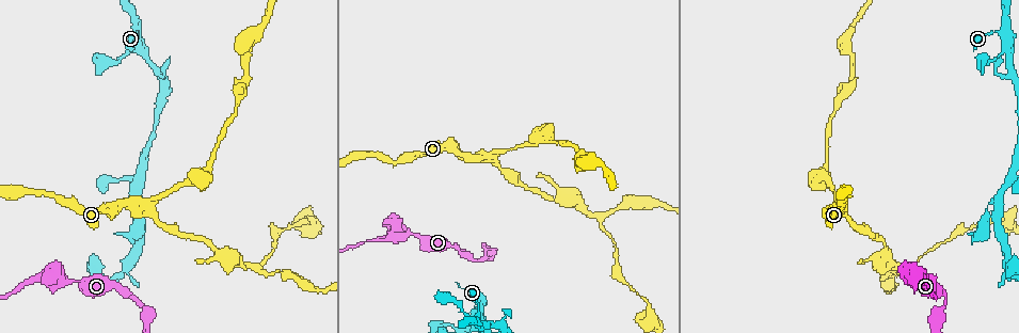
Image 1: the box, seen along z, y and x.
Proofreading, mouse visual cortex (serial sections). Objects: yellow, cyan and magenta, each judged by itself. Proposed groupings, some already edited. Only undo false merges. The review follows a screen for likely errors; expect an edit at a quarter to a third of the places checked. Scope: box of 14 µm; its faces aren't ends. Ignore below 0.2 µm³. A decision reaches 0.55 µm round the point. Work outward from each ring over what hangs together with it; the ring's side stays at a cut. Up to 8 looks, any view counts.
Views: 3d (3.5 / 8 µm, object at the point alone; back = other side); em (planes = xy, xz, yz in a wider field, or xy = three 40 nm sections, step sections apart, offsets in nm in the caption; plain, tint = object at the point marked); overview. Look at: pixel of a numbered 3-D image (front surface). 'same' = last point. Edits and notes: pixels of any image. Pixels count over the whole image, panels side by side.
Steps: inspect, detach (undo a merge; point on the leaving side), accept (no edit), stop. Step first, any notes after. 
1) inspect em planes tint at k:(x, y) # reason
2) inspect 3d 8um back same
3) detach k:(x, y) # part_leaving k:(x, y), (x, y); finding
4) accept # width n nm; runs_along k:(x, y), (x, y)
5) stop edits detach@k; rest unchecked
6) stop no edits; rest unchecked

inspect em planes tint at 1:(62, 284) # arms part here

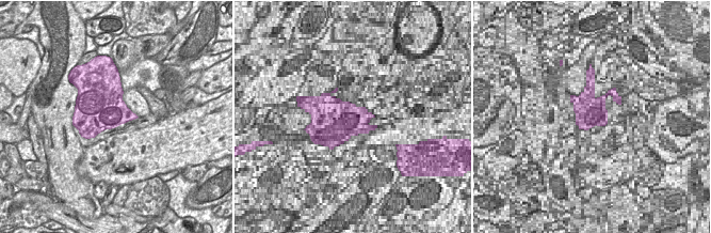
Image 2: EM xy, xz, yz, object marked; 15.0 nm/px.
inspect 3d 3.5um same

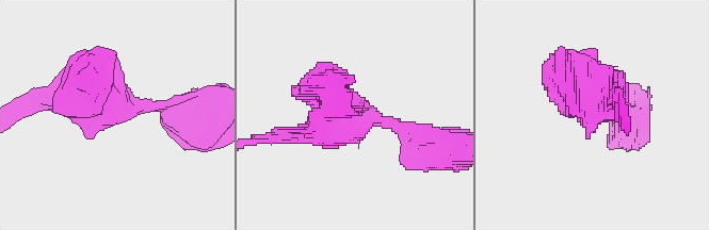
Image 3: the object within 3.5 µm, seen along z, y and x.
accept # one cell here

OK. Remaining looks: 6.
inspect 3d 3.5um at 1:(845, 208) # branch point

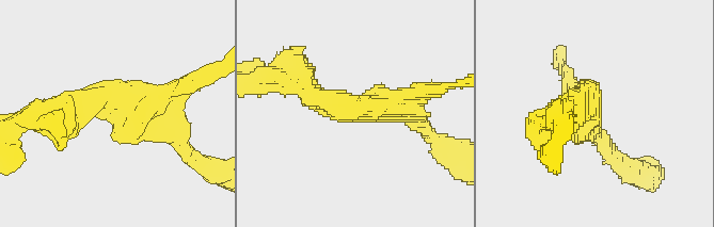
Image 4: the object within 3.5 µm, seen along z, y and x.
inspect em xy step 5 plain at 4:(370, 108) # arms 3; arm_widths 250, 250, 300 nm

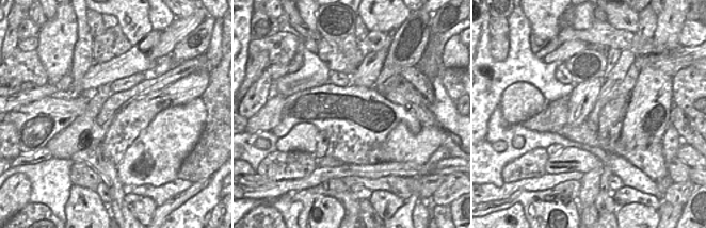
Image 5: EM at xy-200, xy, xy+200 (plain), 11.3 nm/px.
inspect em xy step 5 tint same

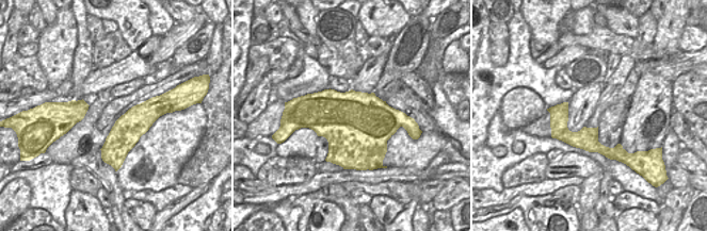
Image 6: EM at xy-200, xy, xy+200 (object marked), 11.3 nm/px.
accept # runs_along 4:(68, 108), (118, 97), (187, 150); continuous, no second cell

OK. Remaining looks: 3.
inspect 3d 3.5um back at 1:(251, 266) # arms part here

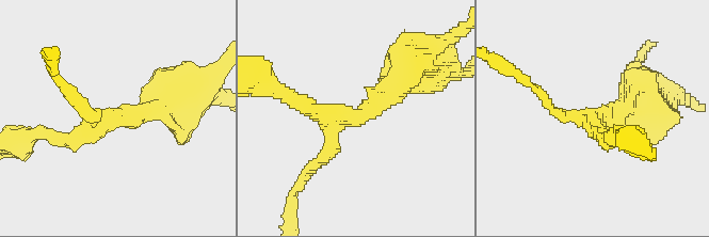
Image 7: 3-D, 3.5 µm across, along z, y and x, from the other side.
inspect em xy step 1 tint at 7:(595, 117) # arms 3; arm_widths 150, 200, 300 nm

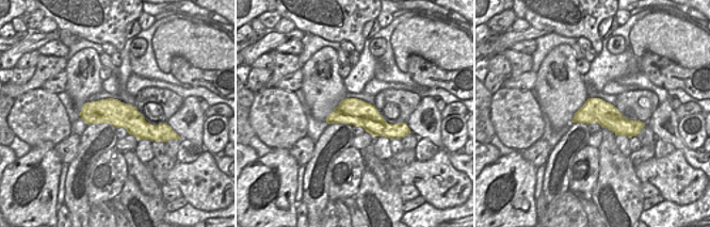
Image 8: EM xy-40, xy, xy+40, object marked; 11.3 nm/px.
accept # runs_along 8:(82, 114), (159, 128); all the same cell

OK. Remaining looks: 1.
stop no edits; rest unchecked

